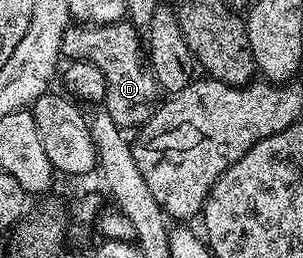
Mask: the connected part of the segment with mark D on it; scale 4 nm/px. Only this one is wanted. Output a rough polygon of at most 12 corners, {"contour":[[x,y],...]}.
{"contour":[[128,20],[70,24],[61,53],[107,80],[103,109],[140,128],[159,87]]}

